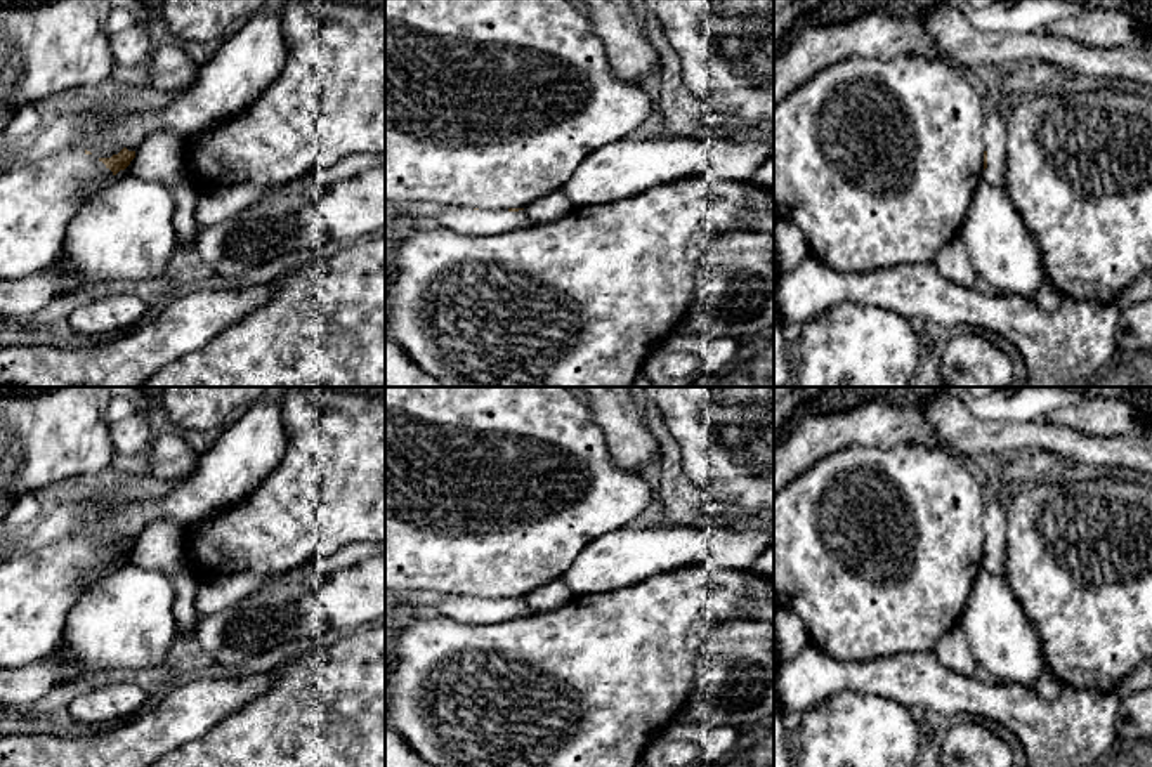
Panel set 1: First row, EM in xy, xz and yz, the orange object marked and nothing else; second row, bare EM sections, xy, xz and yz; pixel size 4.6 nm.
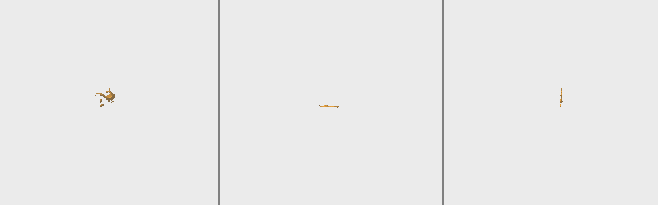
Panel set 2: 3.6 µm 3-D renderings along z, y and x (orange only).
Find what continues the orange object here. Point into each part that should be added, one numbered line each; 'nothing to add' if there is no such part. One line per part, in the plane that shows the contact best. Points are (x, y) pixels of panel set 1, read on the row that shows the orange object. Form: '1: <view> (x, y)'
1: xy (37, 202)

